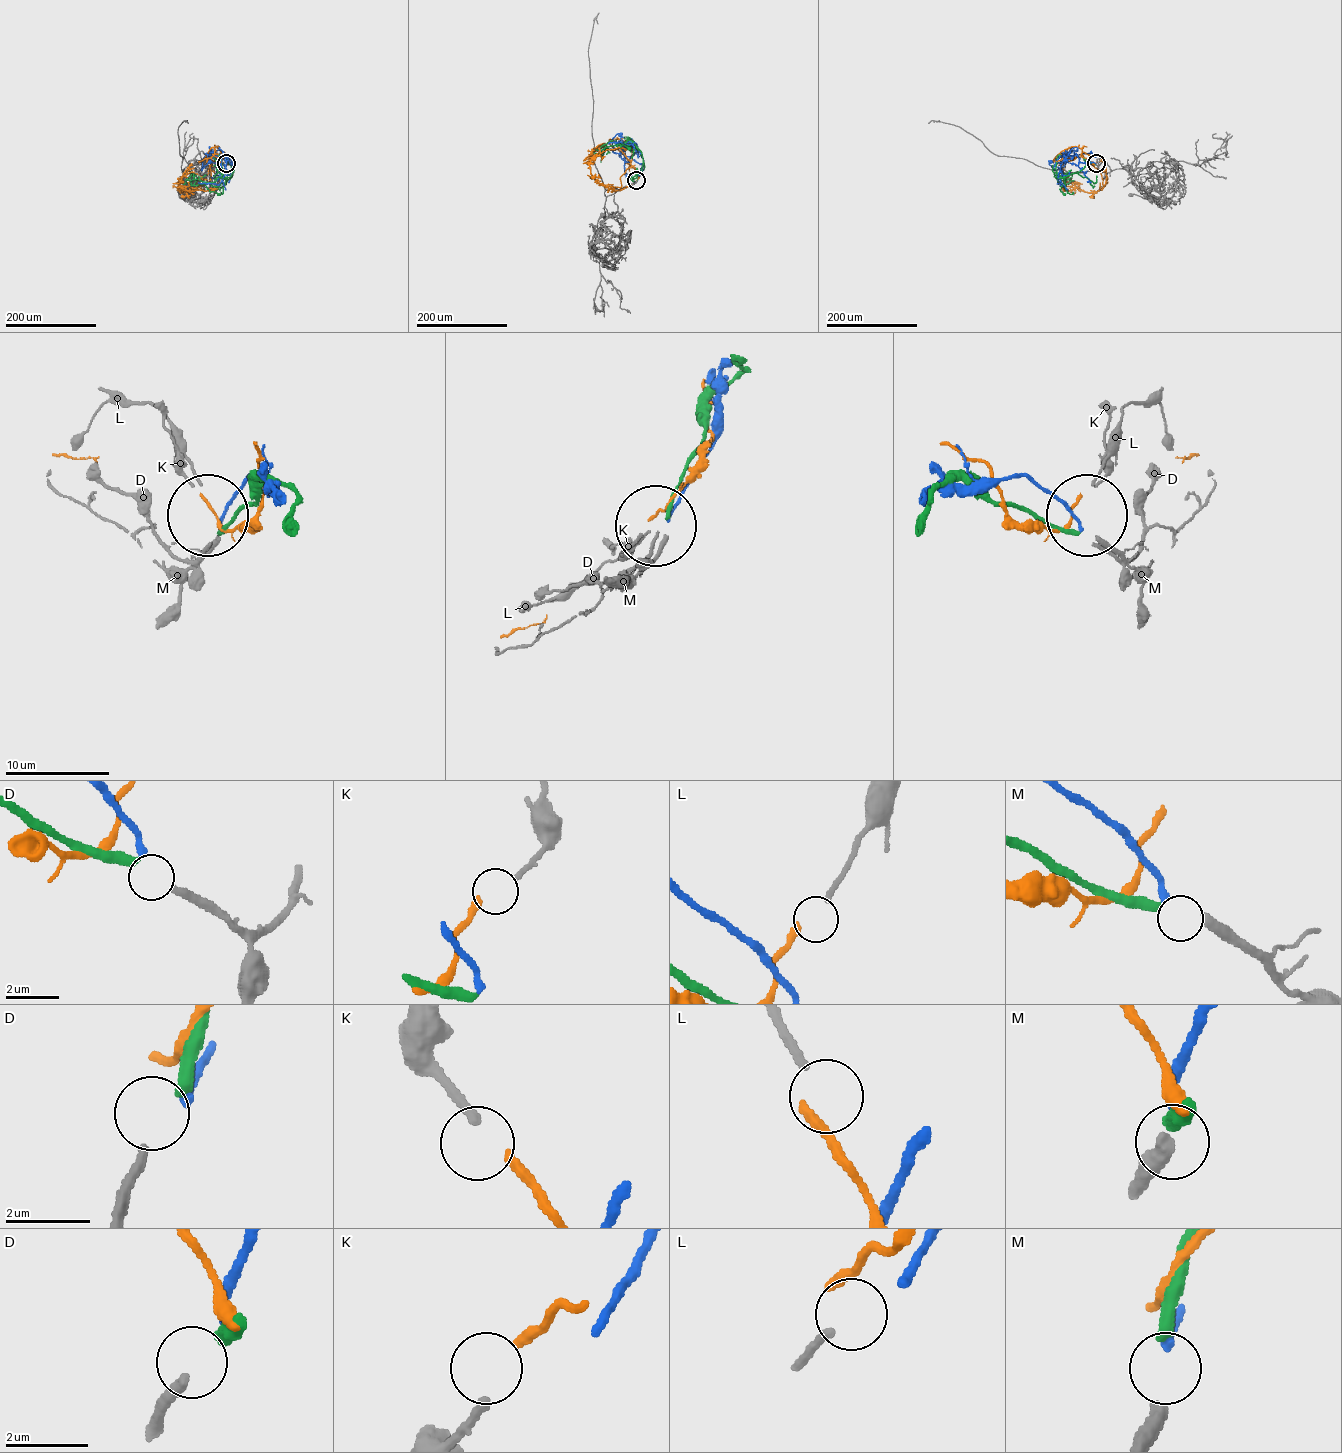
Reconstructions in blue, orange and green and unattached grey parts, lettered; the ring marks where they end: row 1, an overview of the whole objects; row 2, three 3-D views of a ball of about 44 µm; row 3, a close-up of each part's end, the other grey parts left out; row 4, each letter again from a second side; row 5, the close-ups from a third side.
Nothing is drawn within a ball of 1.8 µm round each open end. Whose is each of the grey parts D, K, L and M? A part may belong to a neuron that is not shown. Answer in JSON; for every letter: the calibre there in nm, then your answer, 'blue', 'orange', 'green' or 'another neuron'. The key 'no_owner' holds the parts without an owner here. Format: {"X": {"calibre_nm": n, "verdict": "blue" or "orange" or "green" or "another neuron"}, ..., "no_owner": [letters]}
{"D": {"calibre_nm": 260, "verdict": "another neuron"}, "K": {"calibre_nm": 200, "verdict": "orange"}, "L": {"calibre_nm": 200, "verdict": "another neuron"}, "M": {"calibre_nm": 360, "verdict": "green"}, "no_owner": ["D", "L"]}

